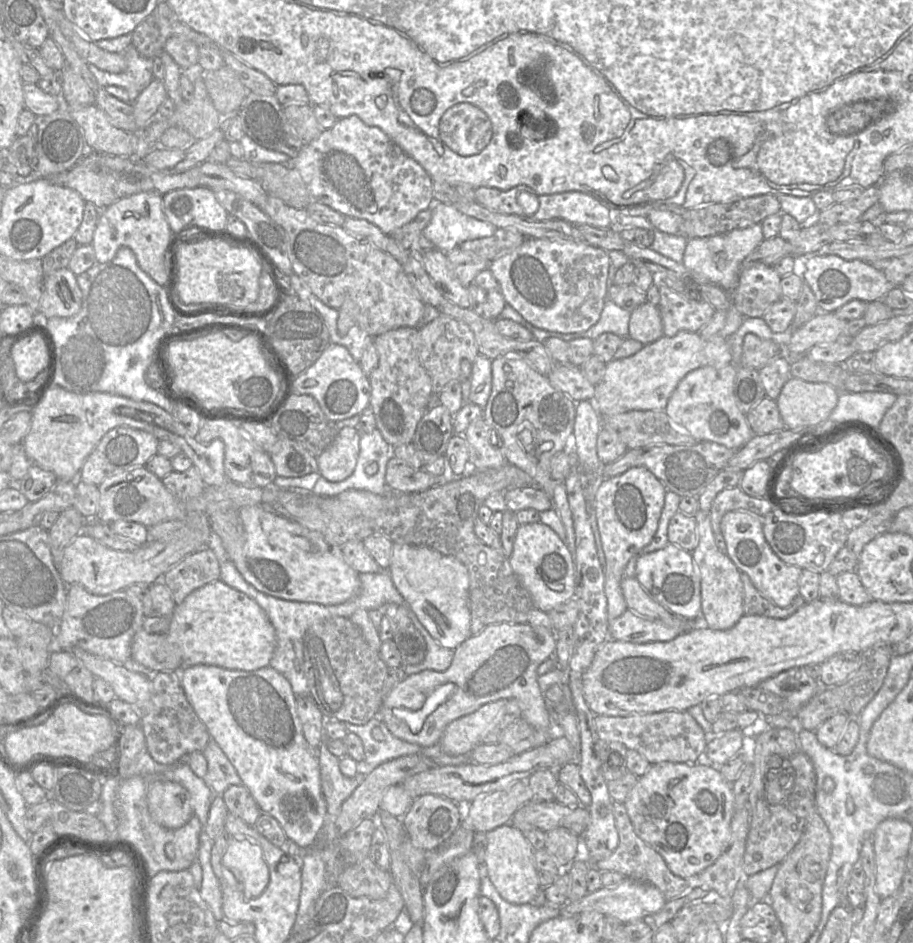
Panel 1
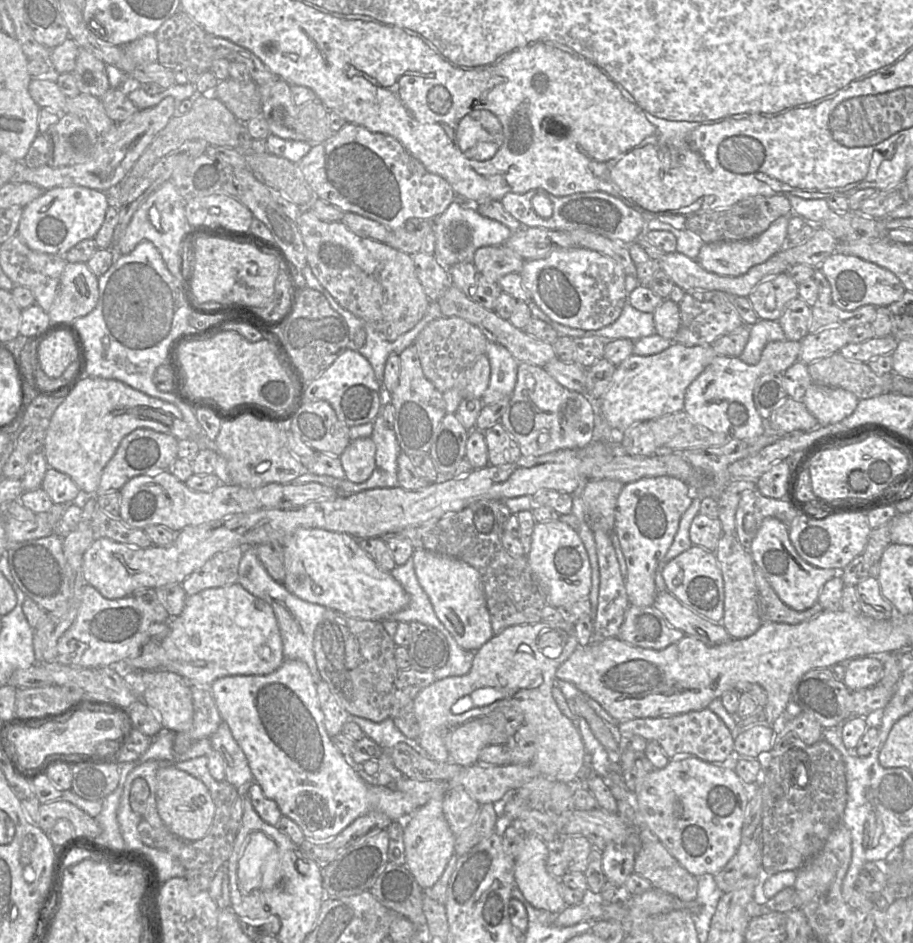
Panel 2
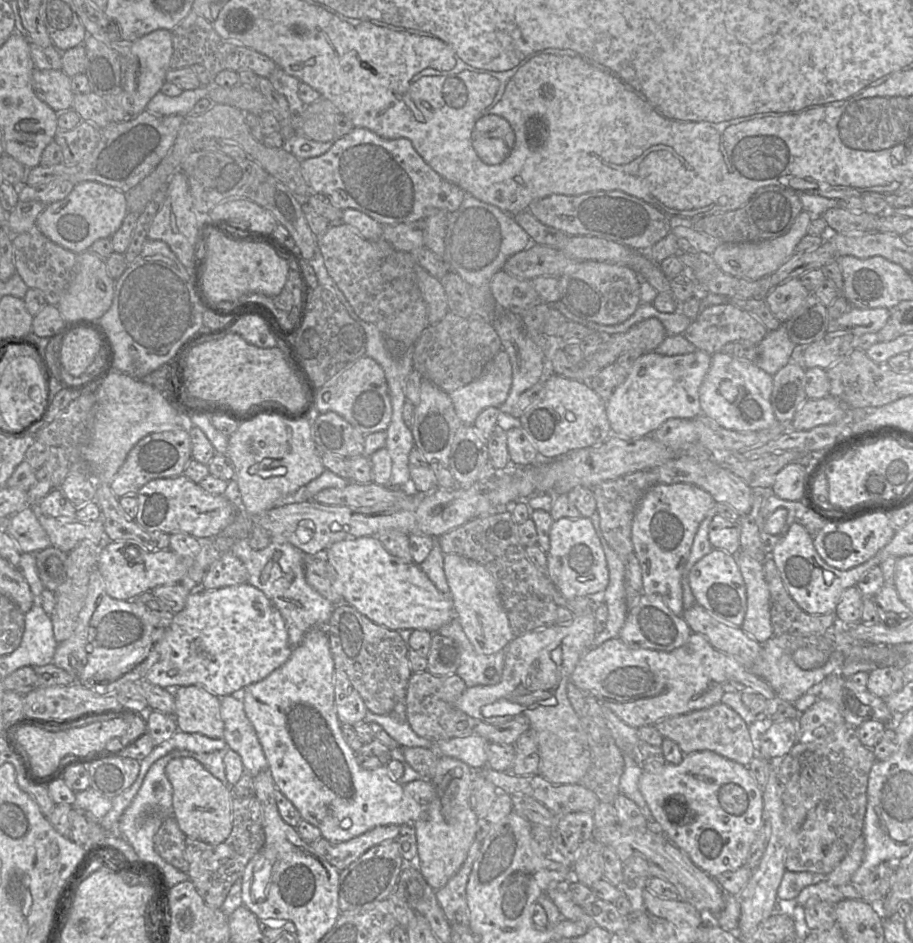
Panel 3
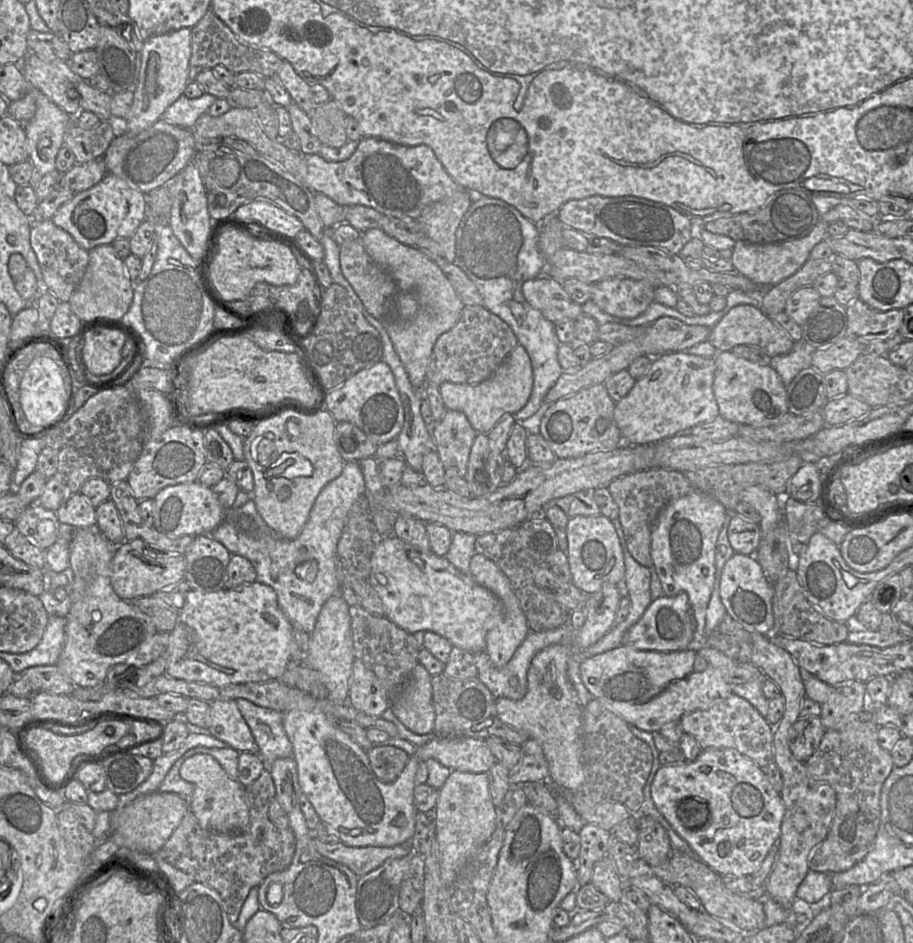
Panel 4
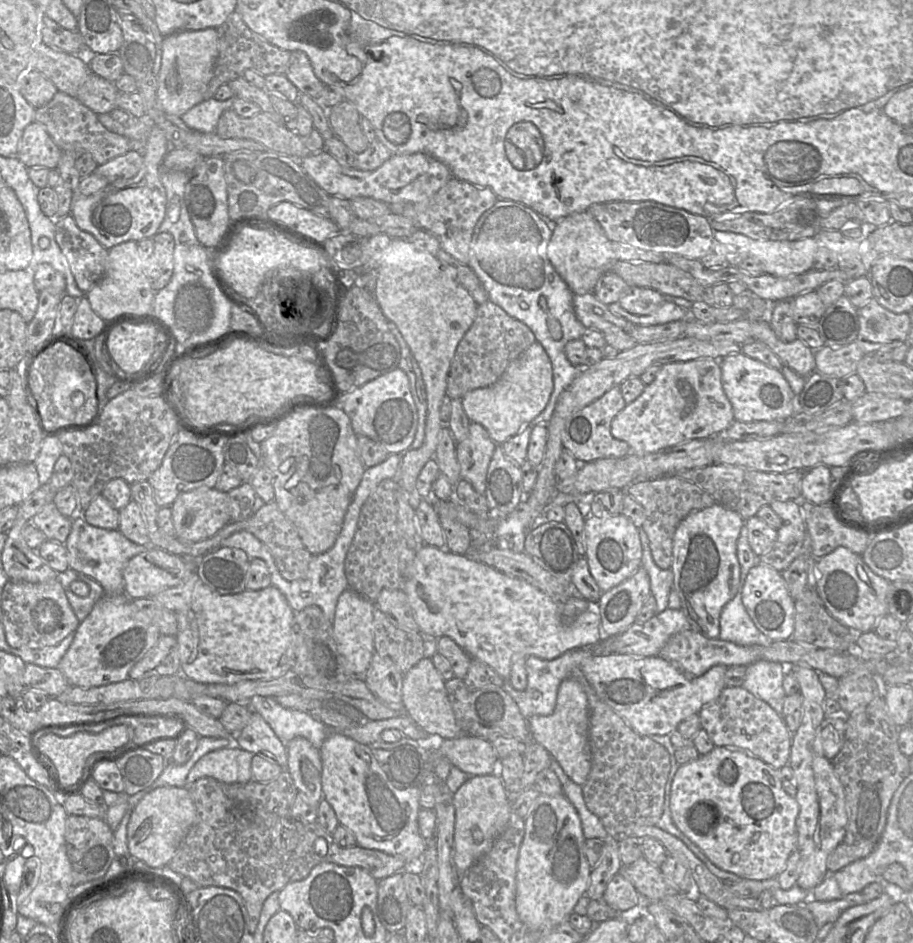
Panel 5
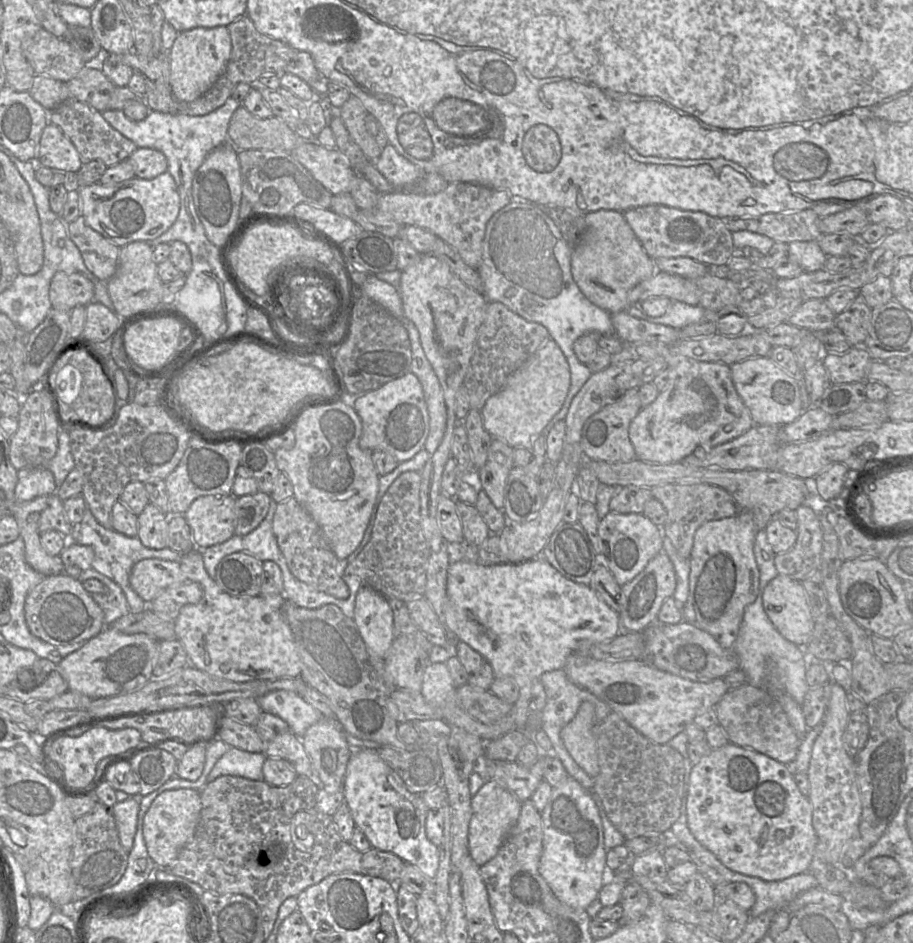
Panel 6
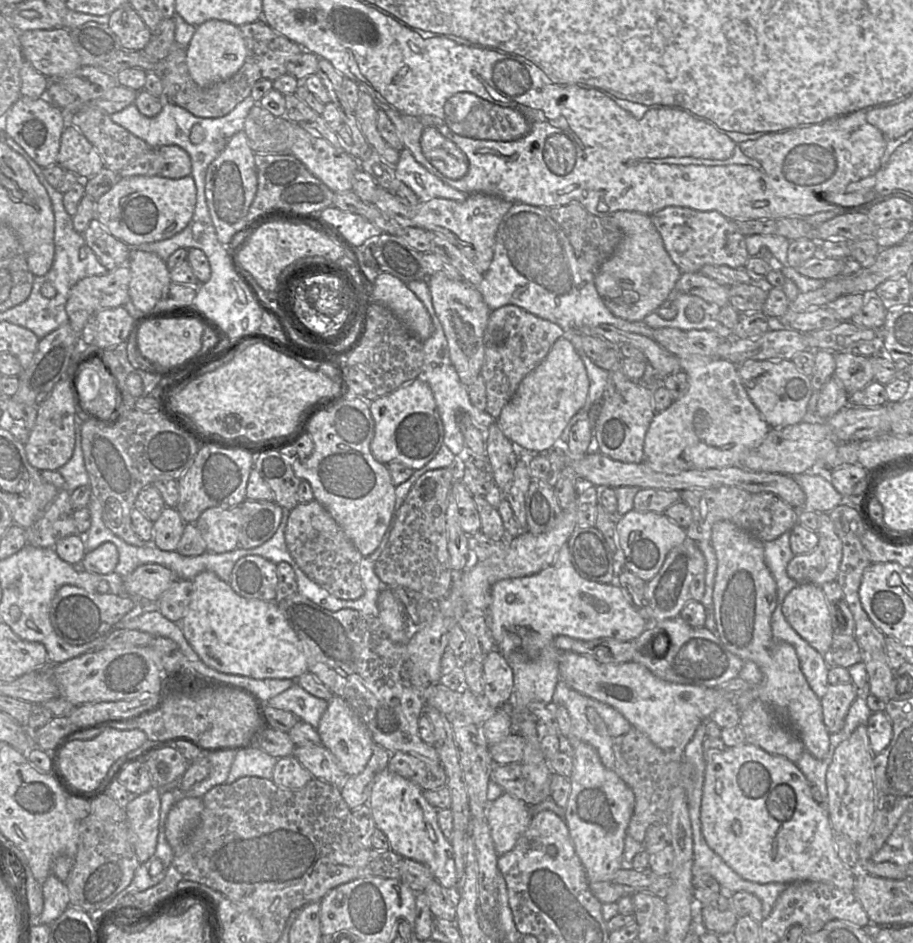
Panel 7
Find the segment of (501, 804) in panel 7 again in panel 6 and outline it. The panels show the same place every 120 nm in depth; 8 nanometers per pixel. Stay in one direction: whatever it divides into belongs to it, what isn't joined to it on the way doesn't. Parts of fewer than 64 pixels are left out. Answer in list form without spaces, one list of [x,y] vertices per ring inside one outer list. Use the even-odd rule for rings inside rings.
[[[487,779],[471,799],[472,816],[469,824],[468,847],[475,863],[484,865],[493,859],[517,823],[521,801],[495,780]]]

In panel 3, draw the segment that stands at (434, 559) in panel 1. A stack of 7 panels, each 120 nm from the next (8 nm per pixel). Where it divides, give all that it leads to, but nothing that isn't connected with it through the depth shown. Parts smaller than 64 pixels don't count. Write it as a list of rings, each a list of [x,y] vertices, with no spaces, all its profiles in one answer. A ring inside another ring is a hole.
[[[444,554],[443,569],[448,584],[446,594],[453,601],[456,620],[462,626],[474,649],[481,654],[502,651],[515,634],[491,573],[482,564],[458,554]]]

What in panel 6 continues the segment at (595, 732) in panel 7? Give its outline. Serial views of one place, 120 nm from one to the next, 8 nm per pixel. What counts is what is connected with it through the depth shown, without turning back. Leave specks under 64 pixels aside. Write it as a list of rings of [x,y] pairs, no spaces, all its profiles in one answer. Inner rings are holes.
[[[564,669],[545,672],[538,680],[542,684],[546,693],[546,705],[541,712],[541,730],[549,736],[554,748],[554,753],[561,760],[568,776],[578,781],[585,789],[591,790],[594,778],[596,777],[589,776],[578,766],[567,751],[561,739],[560,732],[561,729],[575,717],[580,705],[583,702],[589,702],[593,705],[596,722],[603,721],[612,712],[612,710],[605,702],[597,698],[594,694],[574,684],[566,676]]]

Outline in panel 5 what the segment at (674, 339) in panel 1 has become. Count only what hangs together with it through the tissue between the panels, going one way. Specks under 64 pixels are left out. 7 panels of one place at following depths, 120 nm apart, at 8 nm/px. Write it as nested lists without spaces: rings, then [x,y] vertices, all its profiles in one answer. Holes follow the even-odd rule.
[[[699,358],[689,361],[672,362],[661,365],[654,381],[646,385],[642,394],[633,402],[627,404],[625,408],[613,418],[611,422],[611,434],[616,439],[625,441],[630,446],[632,452],[643,455],[654,453],[663,448],[675,446],[694,439],[709,439],[712,437],[717,437],[718,434],[727,429],[734,421],[735,418],[732,404],[722,387],[721,367],[719,361],[711,358]]]

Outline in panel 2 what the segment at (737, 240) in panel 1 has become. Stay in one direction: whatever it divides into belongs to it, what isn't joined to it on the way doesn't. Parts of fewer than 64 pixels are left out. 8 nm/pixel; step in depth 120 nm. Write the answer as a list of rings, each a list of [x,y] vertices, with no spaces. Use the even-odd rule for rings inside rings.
[[[783,216],[774,221],[768,229],[755,238],[743,241],[705,243],[695,260],[709,272],[722,276],[740,276],[788,246],[788,223],[789,216]]]

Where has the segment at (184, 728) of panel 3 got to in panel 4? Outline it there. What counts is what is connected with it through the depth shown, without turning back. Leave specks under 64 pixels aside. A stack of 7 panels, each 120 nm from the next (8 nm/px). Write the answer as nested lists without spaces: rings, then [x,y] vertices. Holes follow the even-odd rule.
[[[211,701],[211,724],[207,732],[238,752],[257,753],[258,746],[235,701]]]

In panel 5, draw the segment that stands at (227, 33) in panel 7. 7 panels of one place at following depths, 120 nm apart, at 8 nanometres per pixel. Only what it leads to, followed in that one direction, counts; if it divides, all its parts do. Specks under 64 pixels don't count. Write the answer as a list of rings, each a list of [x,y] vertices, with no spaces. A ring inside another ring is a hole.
[[[216,28],[173,33],[159,40],[161,68],[157,73],[157,101],[167,114],[181,116],[204,101],[218,54]]]

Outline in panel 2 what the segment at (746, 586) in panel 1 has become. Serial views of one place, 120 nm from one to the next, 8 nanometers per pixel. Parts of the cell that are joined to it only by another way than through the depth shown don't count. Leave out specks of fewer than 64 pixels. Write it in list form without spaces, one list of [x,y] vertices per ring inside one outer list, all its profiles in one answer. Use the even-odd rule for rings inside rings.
[[[756,566],[754,577],[758,590],[758,612],[763,623],[799,624],[825,610],[818,603],[805,611],[793,610],[779,598],[763,572]]]

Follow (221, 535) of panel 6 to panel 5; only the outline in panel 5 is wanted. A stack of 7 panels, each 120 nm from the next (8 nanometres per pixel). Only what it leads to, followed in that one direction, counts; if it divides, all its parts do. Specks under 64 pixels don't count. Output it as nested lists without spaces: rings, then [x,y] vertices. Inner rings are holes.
[[[198,488],[179,495],[170,507],[176,537],[199,542],[231,522],[227,493]]]

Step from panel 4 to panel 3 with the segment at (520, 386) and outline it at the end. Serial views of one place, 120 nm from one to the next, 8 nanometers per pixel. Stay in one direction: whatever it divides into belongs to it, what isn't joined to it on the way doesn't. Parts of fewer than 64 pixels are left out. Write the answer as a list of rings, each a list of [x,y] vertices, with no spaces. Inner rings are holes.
[[[501,350],[485,365],[478,378],[448,395],[458,418],[471,426],[483,409],[499,407],[505,402],[511,385],[511,362],[508,354]]]

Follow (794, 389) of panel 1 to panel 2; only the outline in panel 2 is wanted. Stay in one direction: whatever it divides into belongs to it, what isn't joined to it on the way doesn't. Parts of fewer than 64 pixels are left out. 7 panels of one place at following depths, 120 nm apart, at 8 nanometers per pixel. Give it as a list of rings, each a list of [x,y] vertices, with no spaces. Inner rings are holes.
[[[812,384],[801,402],[815,416],[820,426],[827,426],[850,416],[855,411],[859,399],[842,388]]]

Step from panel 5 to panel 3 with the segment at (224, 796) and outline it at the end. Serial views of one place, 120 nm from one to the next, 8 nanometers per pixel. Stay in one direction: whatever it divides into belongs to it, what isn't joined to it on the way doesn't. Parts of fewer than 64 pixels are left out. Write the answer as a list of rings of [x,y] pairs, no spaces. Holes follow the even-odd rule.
[[[244,772],[235,785],[229,785],[232,804],[232,831],[220,844],[209,844],[186,836],[176,820],[168,816],[153,837],[156,852],[166,862],[187,874],[197,893],[212,908],[221,908],[233,884],[241,880],[247,864],[263,849],[266,837],[262,809],[255,795],[253,776]],[[378,826],[345,842],[331,842],[320,838],[310,843],[311,848],[327,862],[343,870],[370,848],[385,840],[395,840],[400,826]]]

